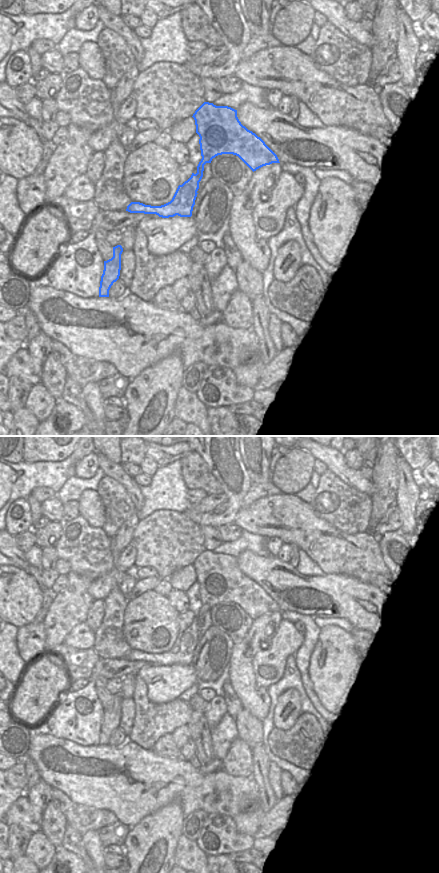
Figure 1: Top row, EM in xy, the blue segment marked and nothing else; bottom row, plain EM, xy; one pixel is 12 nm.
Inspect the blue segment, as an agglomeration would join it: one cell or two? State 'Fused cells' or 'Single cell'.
Single cell.

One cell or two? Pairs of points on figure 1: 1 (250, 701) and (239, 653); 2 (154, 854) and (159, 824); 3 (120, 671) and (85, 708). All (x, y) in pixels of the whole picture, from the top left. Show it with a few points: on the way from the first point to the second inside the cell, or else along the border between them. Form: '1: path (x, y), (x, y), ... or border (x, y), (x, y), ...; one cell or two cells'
1: path (247, 689), (242, 679), (239, 665); one cell
2: path (154, 847), (154, 838), (159, 831); one cell
3: path (106, 671), (99, 671), (91, 679), (88, 694); one cell

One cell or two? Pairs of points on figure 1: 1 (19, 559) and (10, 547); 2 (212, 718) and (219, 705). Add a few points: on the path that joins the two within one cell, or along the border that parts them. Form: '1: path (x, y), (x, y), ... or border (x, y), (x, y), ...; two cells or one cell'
1: path (17, 556), (11, 550); one cell
2: path (213, 715), (217, 708); one cell

